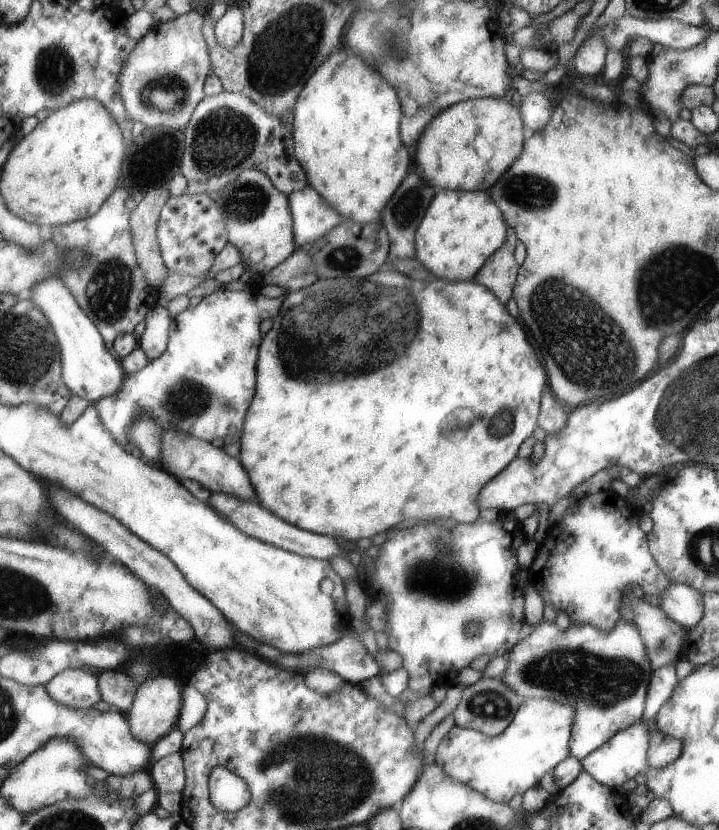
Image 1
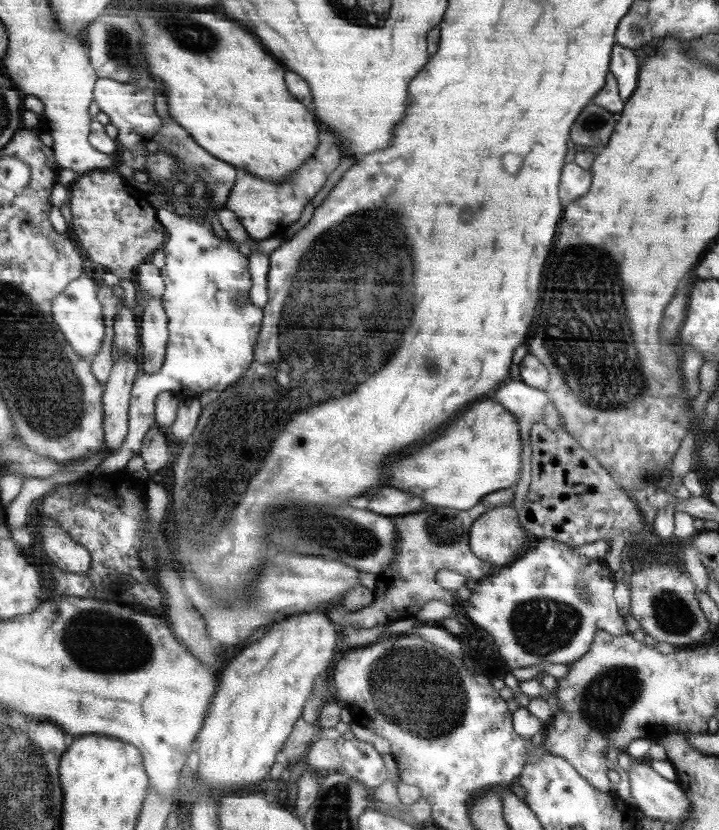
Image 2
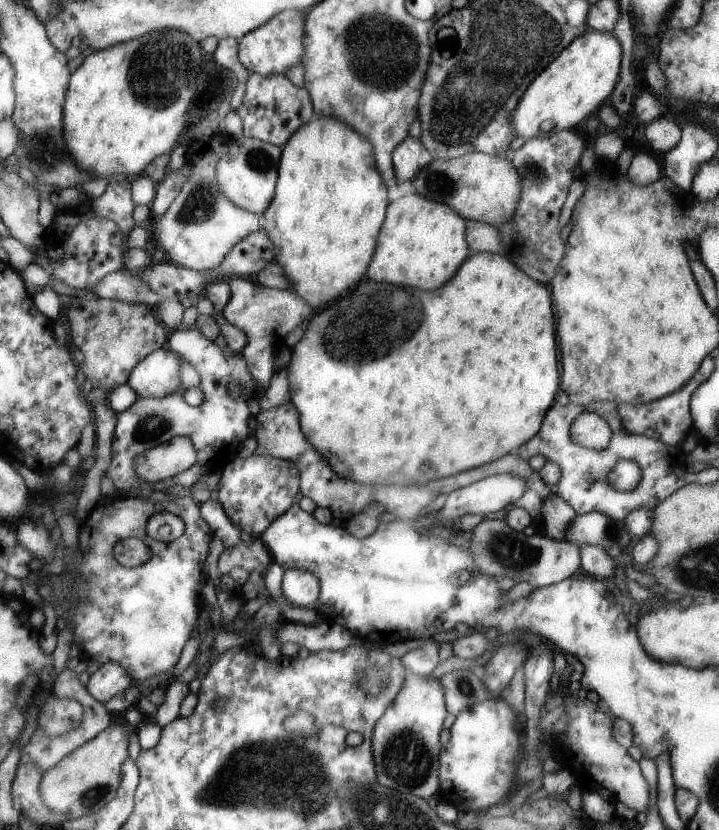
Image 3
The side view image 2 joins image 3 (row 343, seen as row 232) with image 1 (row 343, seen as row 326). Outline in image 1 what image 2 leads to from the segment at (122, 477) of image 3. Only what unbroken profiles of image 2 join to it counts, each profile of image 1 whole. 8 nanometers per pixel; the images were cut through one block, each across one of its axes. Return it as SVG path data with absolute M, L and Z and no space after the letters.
M220 289L205 296L198 305L190 305L184 312L171 317L169 343L164 354L148 363L141 371L129 374L124 388L118 394L98 401L96 405L115 439L133 452L134 456L140 456L140 449L129 439L129 434L133 430L133 424L142 415L150 415L157 420L162 433L168 429L178 429L206 442L212 442L215 438L224 439L226 436L239 440L250 403L256 394L257 356L263 339L260 323L280 314L284 297L283 294L272 300L259 292L252 294L244 290L238 292Z

